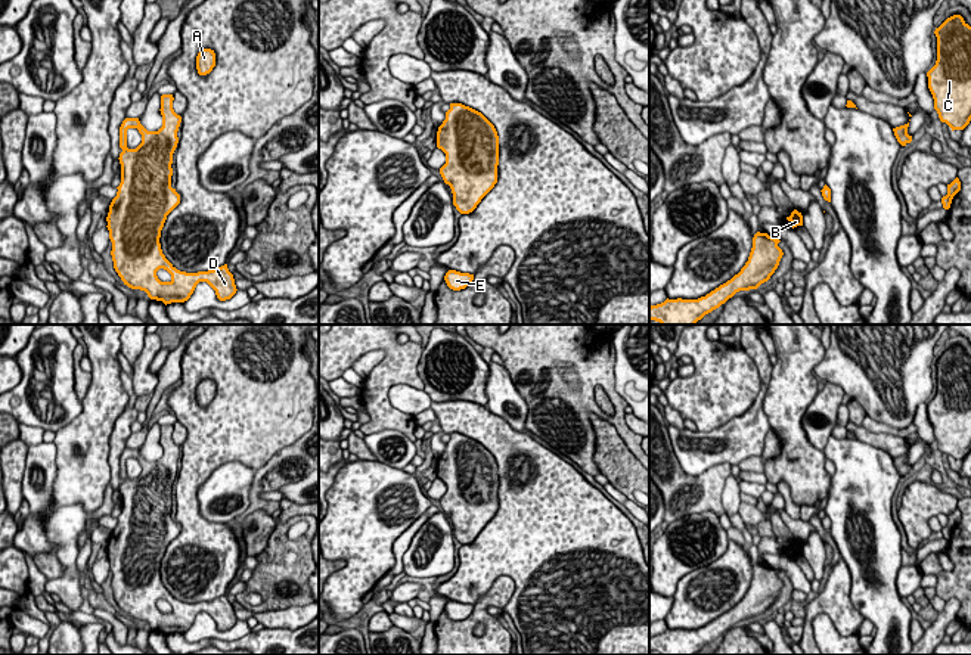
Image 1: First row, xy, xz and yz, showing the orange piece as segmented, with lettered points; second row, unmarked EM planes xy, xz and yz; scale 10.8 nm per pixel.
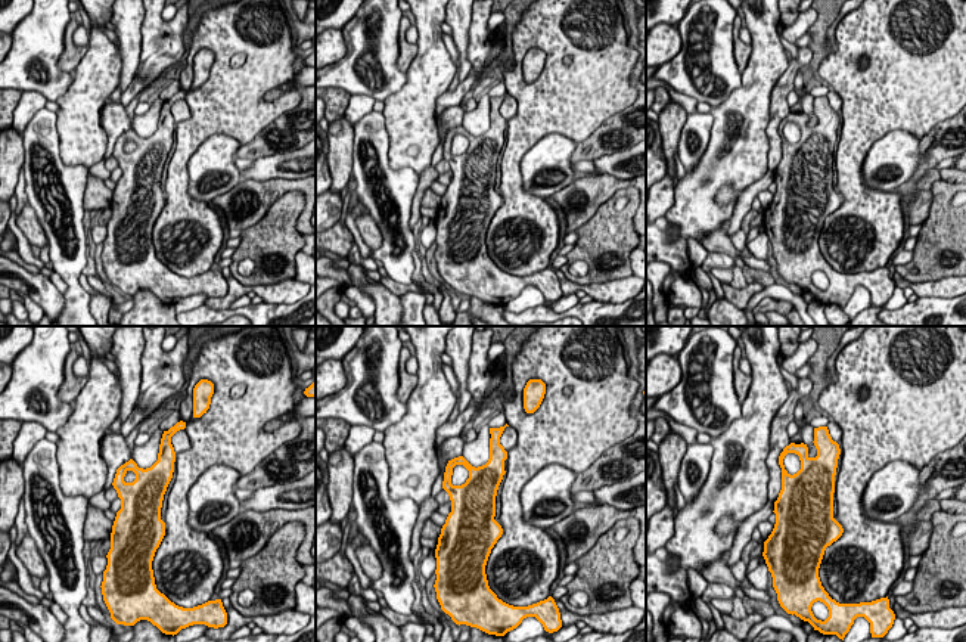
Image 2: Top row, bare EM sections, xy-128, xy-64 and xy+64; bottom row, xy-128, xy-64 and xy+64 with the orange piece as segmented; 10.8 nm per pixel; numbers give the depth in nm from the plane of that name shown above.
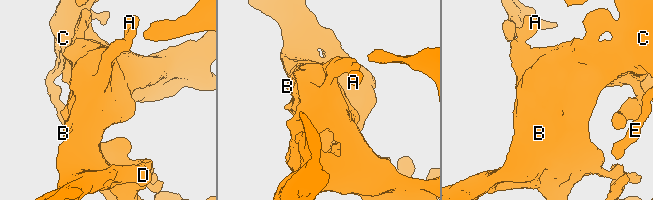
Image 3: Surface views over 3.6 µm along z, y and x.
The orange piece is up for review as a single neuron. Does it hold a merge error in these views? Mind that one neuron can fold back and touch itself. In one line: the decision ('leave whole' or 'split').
leave whole

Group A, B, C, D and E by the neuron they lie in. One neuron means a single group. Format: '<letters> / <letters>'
A B C D E

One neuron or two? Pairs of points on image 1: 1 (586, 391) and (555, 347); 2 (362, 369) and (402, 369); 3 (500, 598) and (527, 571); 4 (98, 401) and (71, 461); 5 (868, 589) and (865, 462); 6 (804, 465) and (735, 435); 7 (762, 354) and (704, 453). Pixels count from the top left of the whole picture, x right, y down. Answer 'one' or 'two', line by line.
1: one
2: two
3: two
4: one
5: one
6: two
7: one

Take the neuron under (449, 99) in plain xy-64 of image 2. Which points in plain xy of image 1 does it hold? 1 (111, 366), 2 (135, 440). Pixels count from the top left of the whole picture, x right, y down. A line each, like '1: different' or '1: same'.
1: different
2: different

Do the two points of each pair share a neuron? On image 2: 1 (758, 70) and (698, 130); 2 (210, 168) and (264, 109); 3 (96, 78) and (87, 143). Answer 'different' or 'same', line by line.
1: different
2: different
3: same

